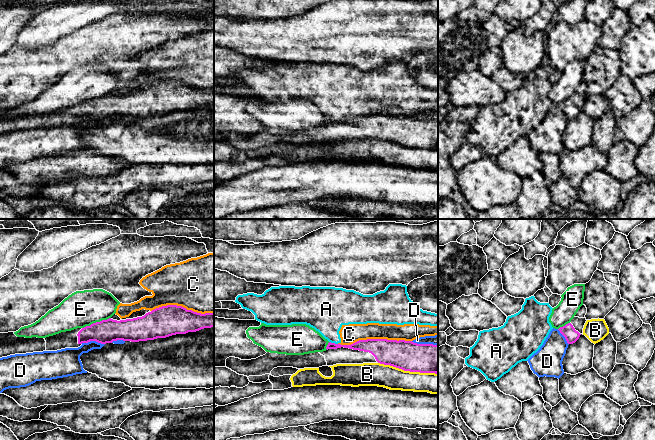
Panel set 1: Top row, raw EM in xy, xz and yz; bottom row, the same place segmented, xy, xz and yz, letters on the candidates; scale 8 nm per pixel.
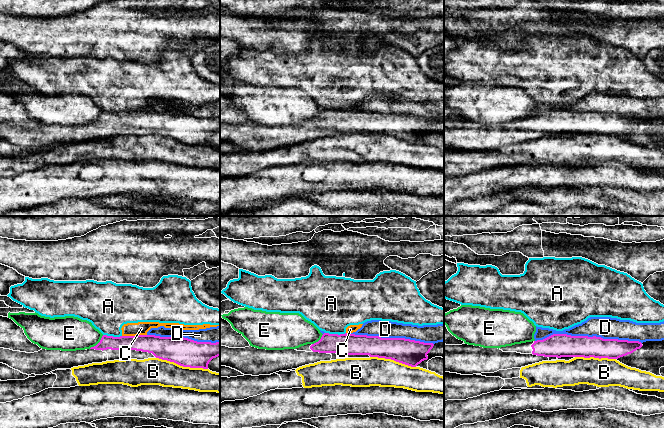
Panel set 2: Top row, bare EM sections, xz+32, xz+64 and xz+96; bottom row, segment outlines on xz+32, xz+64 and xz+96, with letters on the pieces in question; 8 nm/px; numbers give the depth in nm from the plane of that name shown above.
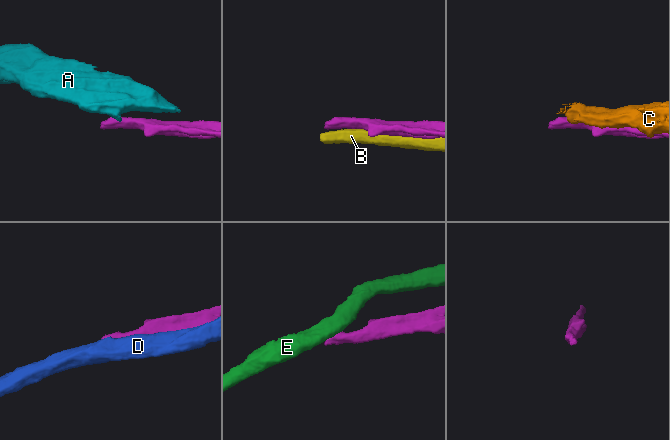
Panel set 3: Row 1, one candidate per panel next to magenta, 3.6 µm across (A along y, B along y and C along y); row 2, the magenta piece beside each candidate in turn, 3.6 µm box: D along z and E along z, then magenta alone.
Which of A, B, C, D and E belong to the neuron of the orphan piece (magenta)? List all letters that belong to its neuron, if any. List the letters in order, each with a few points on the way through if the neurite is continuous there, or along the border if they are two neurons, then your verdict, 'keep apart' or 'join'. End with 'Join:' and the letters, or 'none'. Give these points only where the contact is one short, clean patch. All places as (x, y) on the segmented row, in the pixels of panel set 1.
A: border xz (329, 341), (337, 344); keep apart
B: keep apart
C: keep apart
D: keep apart
E: border xy (110, 317), (93, 322), (82, 328); keep apart
Join: none

